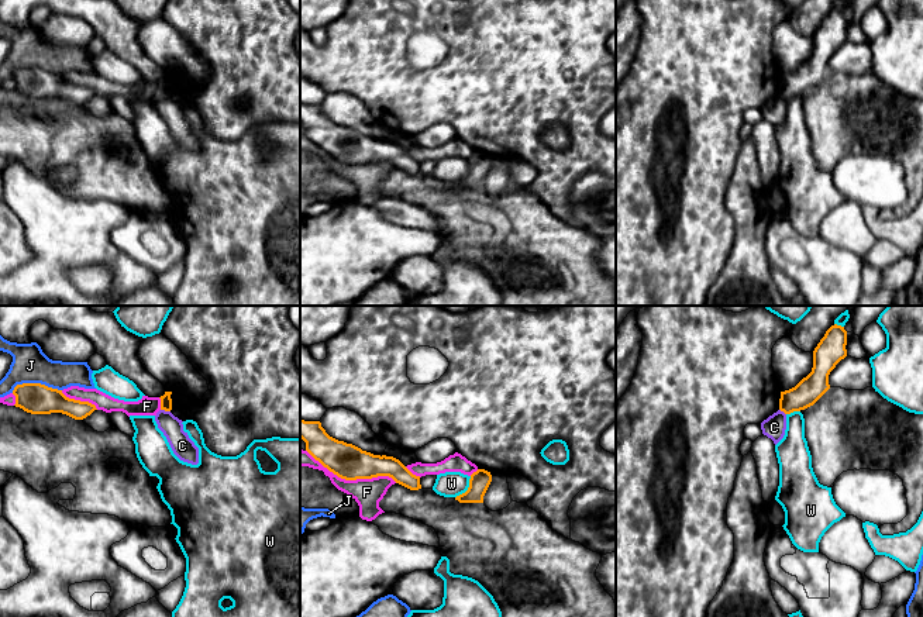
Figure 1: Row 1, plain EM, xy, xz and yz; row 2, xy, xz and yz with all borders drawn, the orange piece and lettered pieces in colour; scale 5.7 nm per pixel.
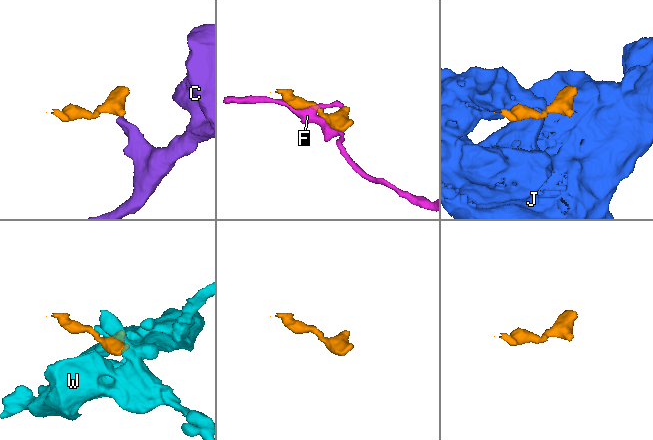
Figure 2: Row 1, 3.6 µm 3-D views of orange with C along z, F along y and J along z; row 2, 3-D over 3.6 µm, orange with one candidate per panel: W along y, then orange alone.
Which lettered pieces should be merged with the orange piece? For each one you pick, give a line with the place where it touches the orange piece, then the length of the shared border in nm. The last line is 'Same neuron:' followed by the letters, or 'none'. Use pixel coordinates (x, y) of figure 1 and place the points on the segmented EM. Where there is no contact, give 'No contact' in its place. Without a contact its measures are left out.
Same neuron: none

